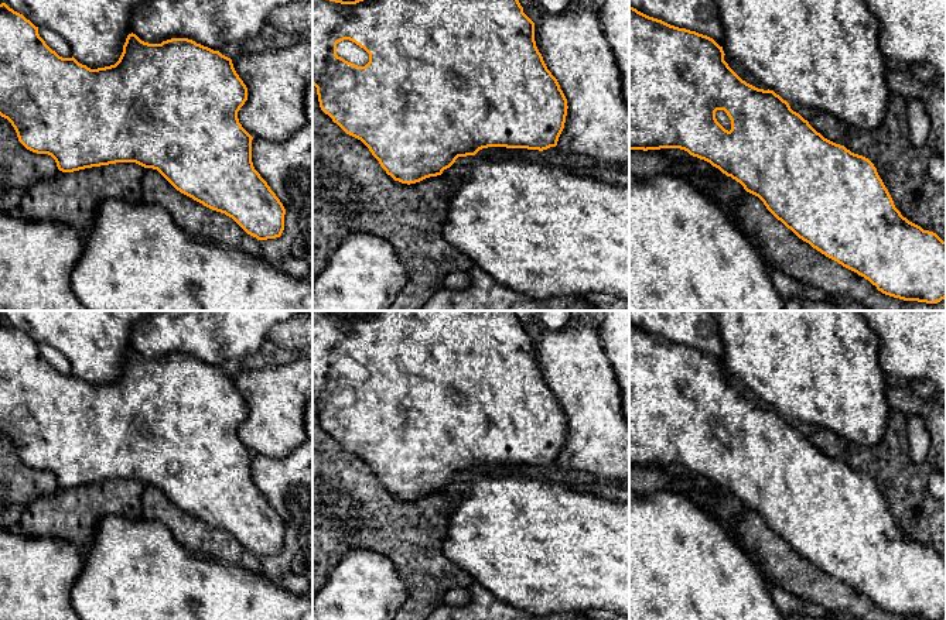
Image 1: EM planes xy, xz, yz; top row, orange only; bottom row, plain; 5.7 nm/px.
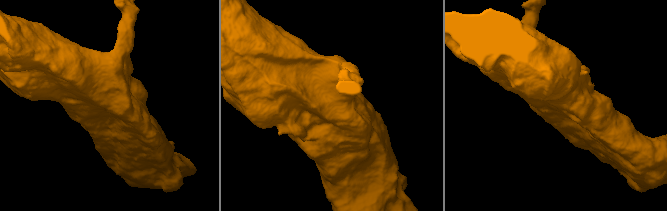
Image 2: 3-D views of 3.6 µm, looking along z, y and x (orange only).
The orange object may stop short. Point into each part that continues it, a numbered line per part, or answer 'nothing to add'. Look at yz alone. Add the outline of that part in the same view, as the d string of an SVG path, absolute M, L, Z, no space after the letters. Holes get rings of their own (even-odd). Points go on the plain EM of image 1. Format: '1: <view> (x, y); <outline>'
1: yz (723, 435); M717 427L716 435L725 446L731 446L731 436L724 427Z

